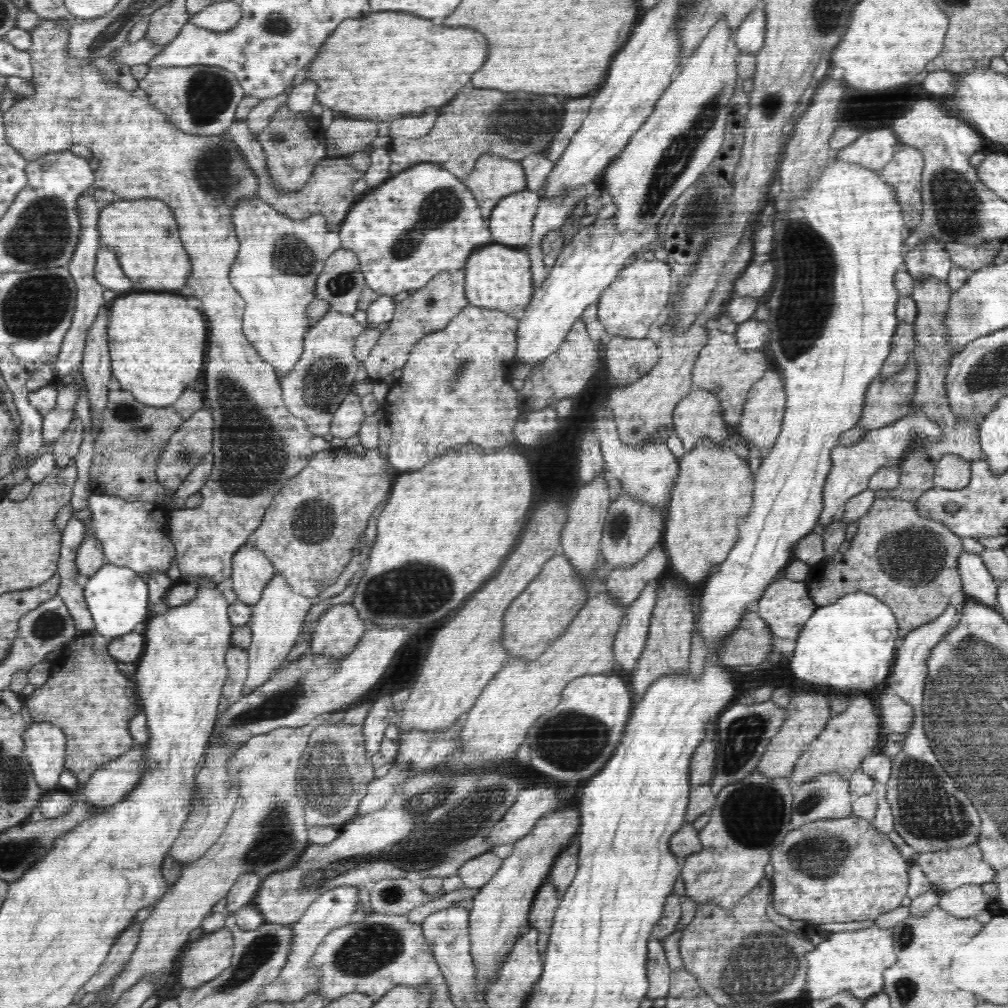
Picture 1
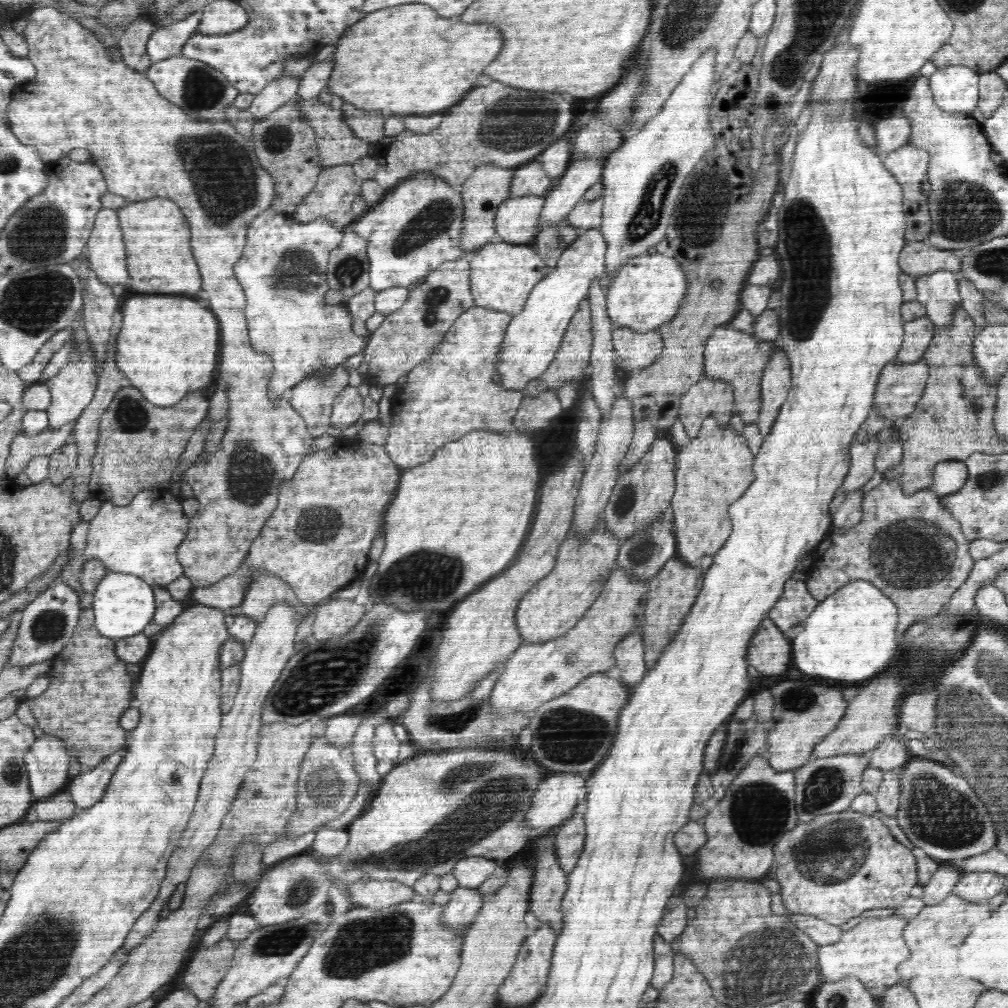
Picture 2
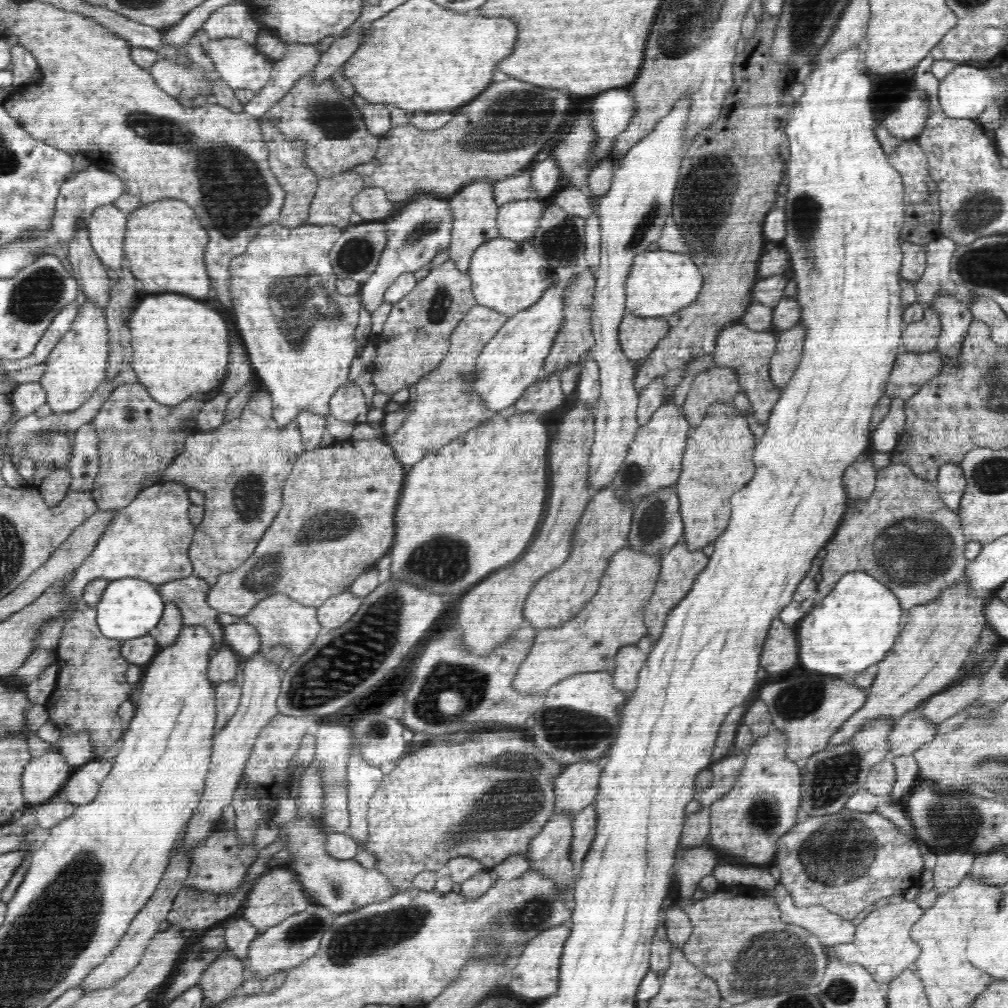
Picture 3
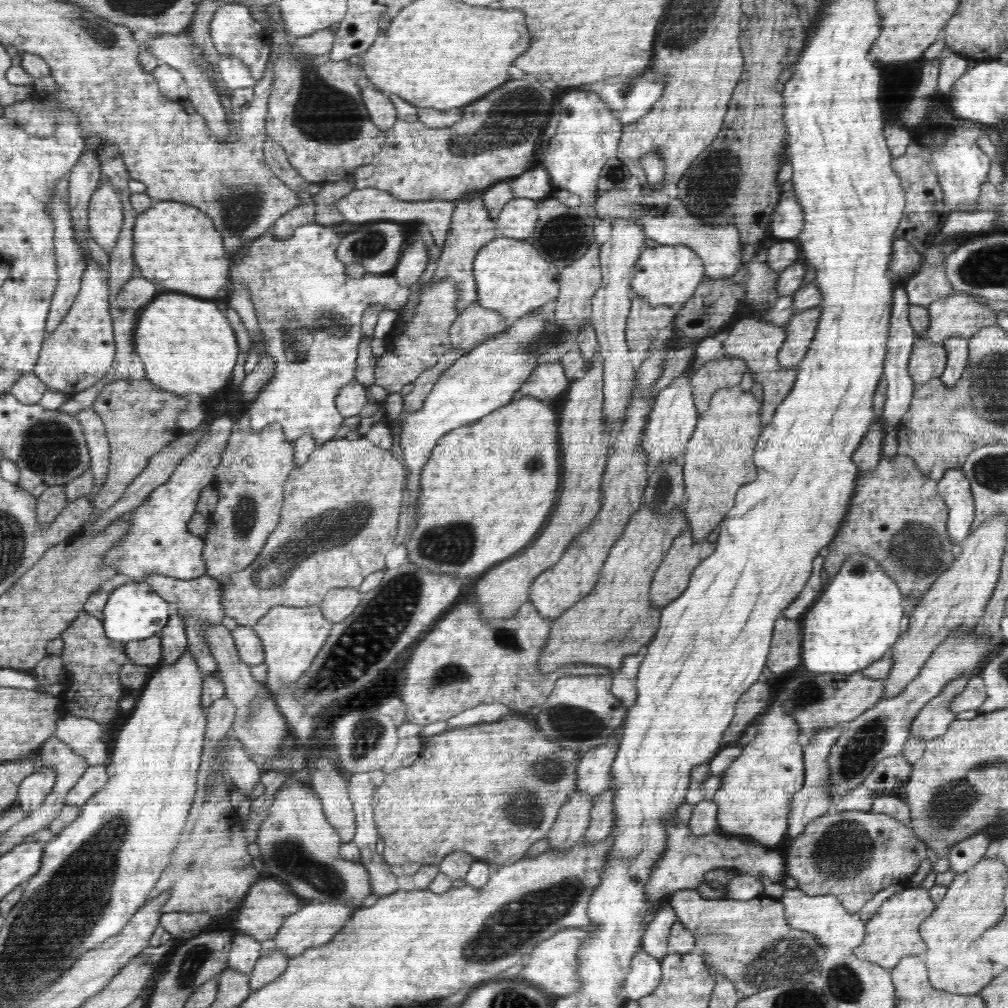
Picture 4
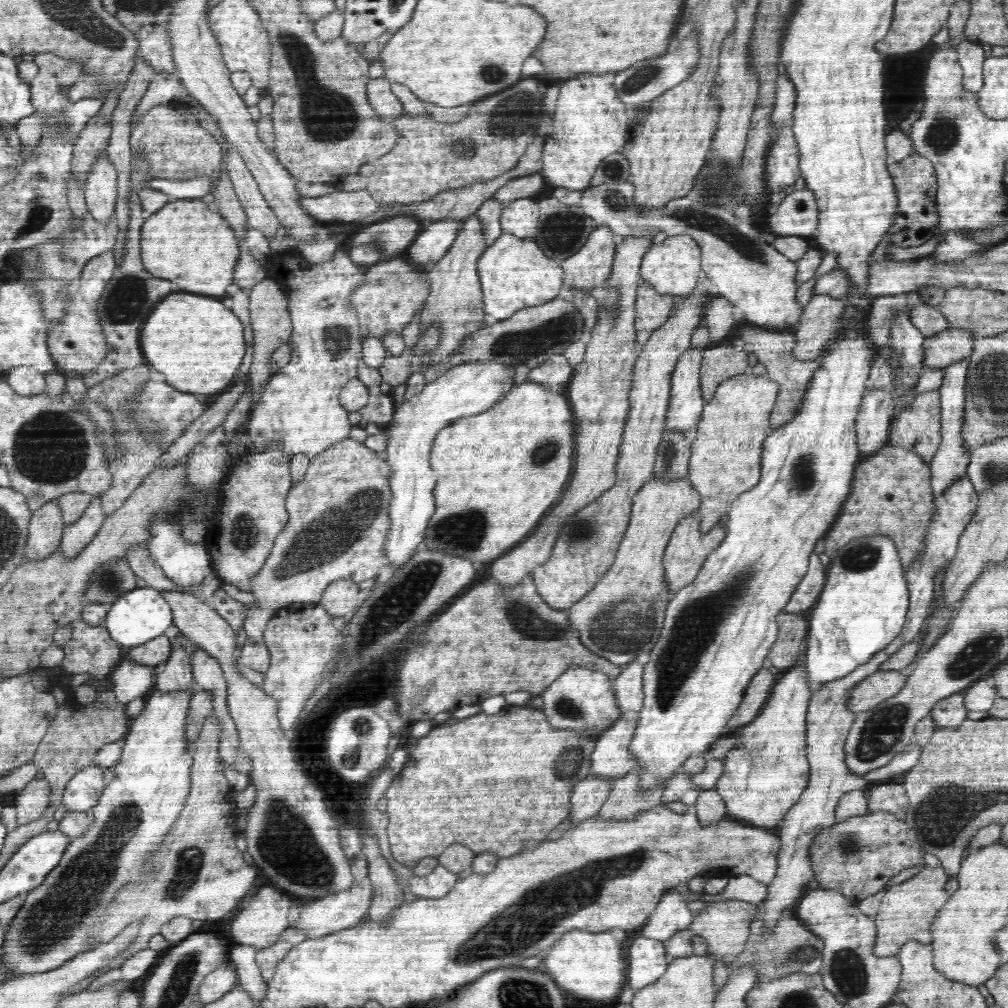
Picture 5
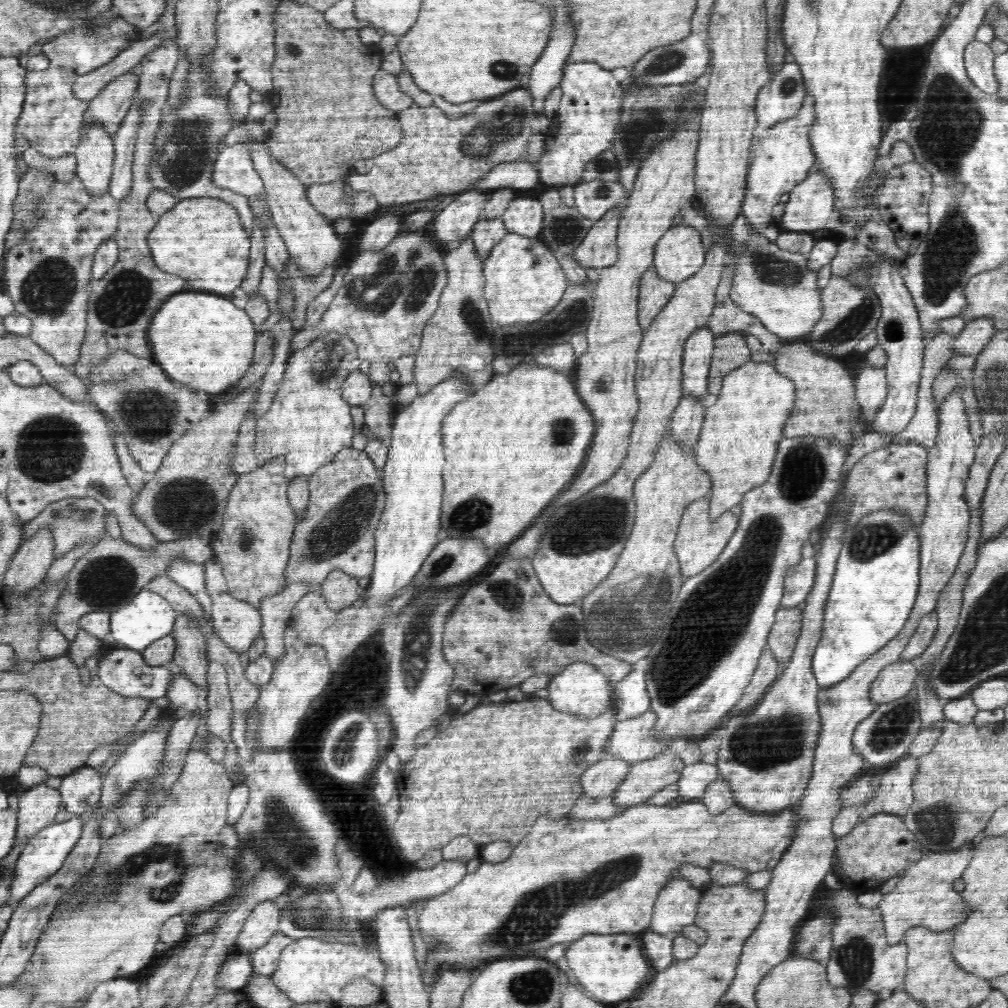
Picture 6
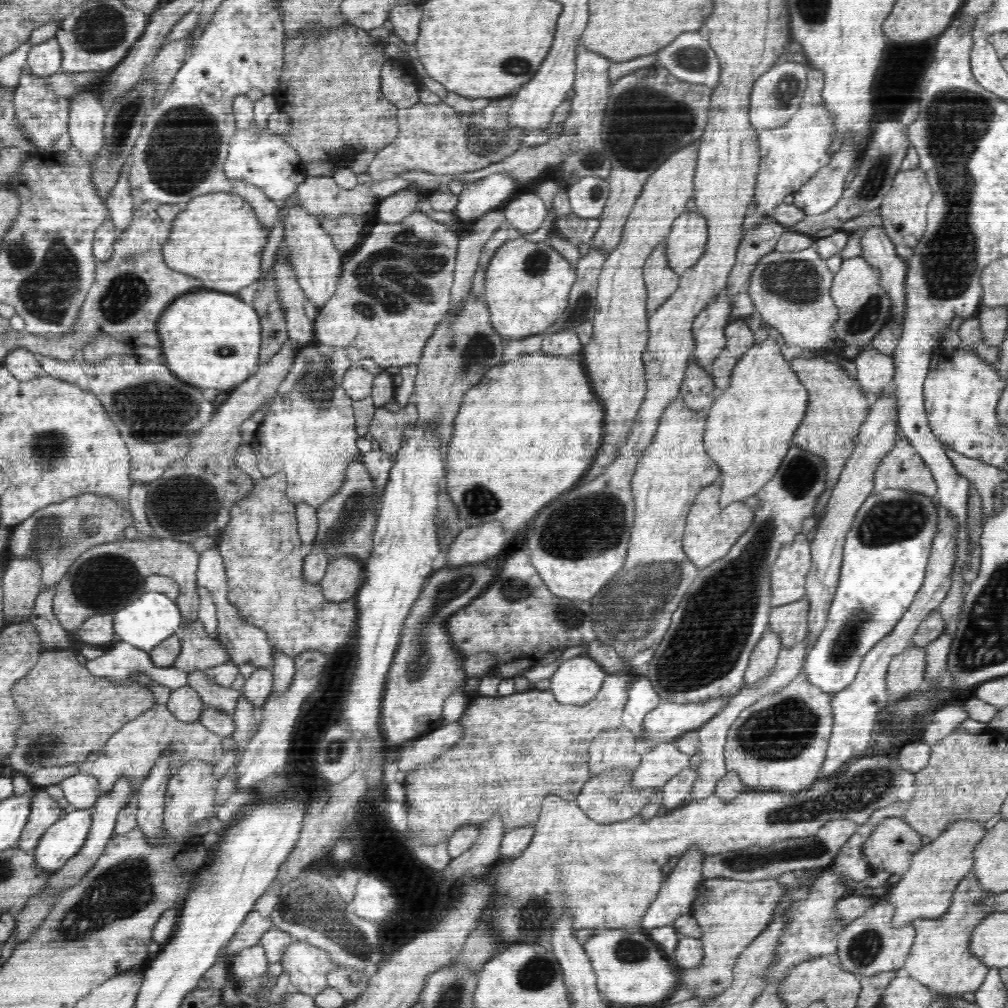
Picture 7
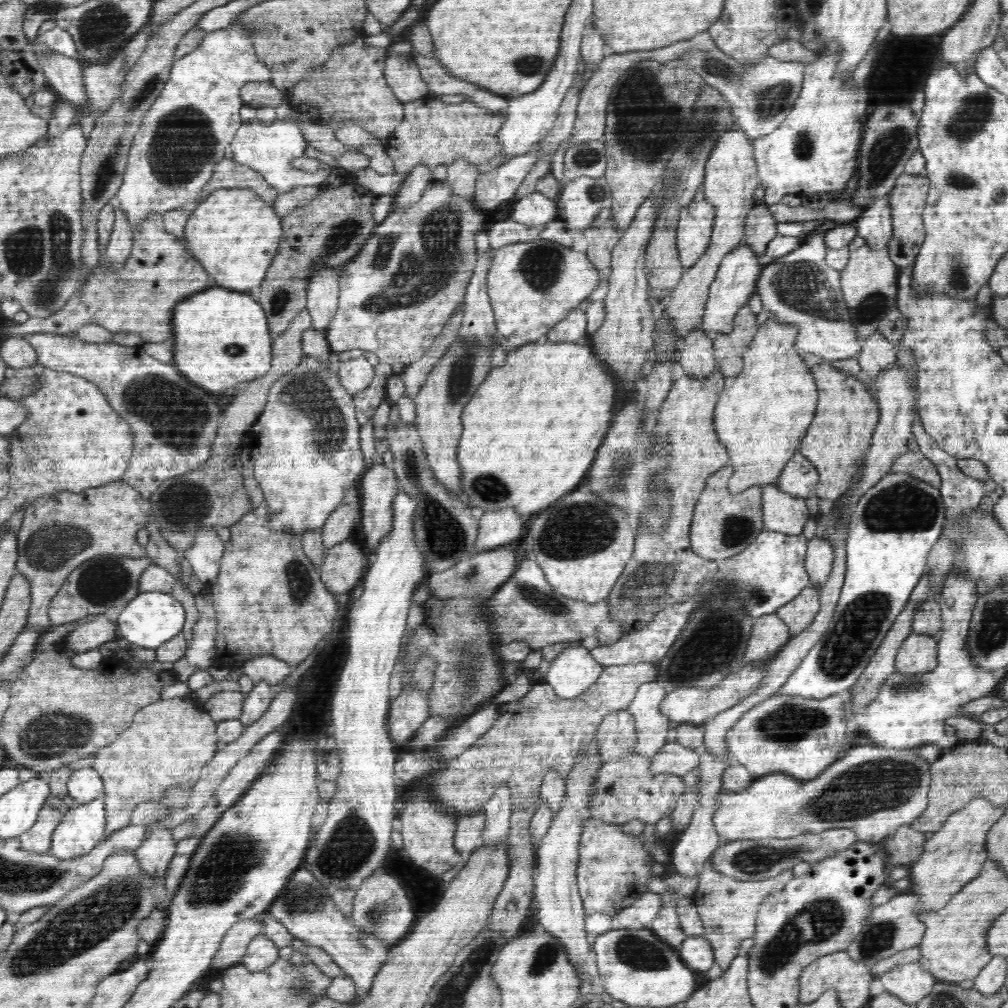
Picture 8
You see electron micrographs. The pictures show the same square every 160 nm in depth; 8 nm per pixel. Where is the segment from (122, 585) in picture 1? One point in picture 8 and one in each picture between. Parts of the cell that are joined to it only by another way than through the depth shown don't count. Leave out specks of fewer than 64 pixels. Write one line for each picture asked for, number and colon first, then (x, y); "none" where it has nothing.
2: (123, 604)
3: (129, 608)
4: (135, 611)
5: (138, 616)
6: (148, 617)
7: (150, 619)
8: (151, 618)

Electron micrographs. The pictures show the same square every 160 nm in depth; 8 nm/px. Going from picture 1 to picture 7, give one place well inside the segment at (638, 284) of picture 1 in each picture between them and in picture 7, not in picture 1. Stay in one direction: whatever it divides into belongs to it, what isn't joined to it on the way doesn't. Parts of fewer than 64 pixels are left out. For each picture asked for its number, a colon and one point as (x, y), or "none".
2: (649, 290)
3: (661, 282)
4: (666, 275)
5: (673, 266)
6: (679, 254)
7: (686, 242)

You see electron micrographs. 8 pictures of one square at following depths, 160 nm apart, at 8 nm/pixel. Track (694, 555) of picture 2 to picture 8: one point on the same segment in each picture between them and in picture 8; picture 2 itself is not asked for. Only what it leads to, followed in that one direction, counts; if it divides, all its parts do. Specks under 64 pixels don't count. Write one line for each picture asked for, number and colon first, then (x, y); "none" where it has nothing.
3: (716, 464)
4: (717, 463)
5: (740, 409)
6: (737, 446)
7: (749, 429)
8: (763, 418)

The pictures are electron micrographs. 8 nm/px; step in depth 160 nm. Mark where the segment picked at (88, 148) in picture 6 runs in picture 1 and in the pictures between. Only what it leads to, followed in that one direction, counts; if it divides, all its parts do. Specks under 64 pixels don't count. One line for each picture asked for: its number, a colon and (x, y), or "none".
1: (107, 272)
2: (105, 250)
3: (107, 226)
4: (105, 215)
5: (100, 188)

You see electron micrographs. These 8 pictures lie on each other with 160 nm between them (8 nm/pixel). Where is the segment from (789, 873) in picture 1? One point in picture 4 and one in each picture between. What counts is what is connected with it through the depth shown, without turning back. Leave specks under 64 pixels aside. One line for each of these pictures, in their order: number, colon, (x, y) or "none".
2: (836, 866)
3: (845, 861)
4: (853, 854)

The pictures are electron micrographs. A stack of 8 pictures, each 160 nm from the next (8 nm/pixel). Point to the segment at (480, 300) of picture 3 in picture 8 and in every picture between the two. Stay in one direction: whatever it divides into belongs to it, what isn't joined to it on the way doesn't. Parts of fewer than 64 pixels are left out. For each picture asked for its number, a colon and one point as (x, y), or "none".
4: (512, 277)
5: (514, 273)
6: (524, 280)
7: (528, 284)
8: (532, 286)

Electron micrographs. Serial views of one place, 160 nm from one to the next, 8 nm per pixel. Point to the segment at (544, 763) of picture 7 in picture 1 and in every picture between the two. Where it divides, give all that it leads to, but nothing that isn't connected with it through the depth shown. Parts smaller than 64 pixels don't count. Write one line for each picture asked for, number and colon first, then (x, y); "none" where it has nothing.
1: (434, 822)
2: (434, 810)
3: (441, 802)
4: (455, 796)
5: (456, 789)
6: (491, 773)

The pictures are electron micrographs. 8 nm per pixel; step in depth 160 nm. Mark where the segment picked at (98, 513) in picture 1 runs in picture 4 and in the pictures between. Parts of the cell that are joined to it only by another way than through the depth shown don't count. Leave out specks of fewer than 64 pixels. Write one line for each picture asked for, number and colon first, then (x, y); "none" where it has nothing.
2: (142, 539)
3: (149, 539)
4: (159, 544)

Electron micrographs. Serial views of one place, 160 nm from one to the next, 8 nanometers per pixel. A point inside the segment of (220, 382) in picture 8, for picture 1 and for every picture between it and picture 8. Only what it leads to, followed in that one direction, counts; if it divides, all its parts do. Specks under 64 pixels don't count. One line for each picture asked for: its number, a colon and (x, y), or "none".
1: (157, 344)
2: (168, 345)
3: (179, 346)
4: (187, 346)
5: (196, 342)
6: (204, 341)
7: (210, 339)

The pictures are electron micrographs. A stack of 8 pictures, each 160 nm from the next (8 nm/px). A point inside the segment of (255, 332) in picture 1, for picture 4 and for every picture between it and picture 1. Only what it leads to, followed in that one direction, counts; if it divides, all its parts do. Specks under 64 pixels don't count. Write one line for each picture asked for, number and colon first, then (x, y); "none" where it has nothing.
2: (283, 269)
3: (299, 332)
4: (309, 314)

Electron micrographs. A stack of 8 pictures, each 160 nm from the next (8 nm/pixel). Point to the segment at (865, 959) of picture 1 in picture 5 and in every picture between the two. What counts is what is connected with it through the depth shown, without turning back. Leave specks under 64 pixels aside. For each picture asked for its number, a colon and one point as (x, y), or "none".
2: (872, 951)
3: (883, 945)
4: (893, 932)
5: (908, 910)

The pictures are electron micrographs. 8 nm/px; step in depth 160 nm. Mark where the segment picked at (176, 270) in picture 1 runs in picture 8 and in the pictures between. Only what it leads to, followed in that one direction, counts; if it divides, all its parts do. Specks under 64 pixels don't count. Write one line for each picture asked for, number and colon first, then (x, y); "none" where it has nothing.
2: (157, 239)
3: (164, 241)
4: (176, 245)
5: (187, 241)
6: (202, 239)
7: (218, 238)
8: (235, 234)

